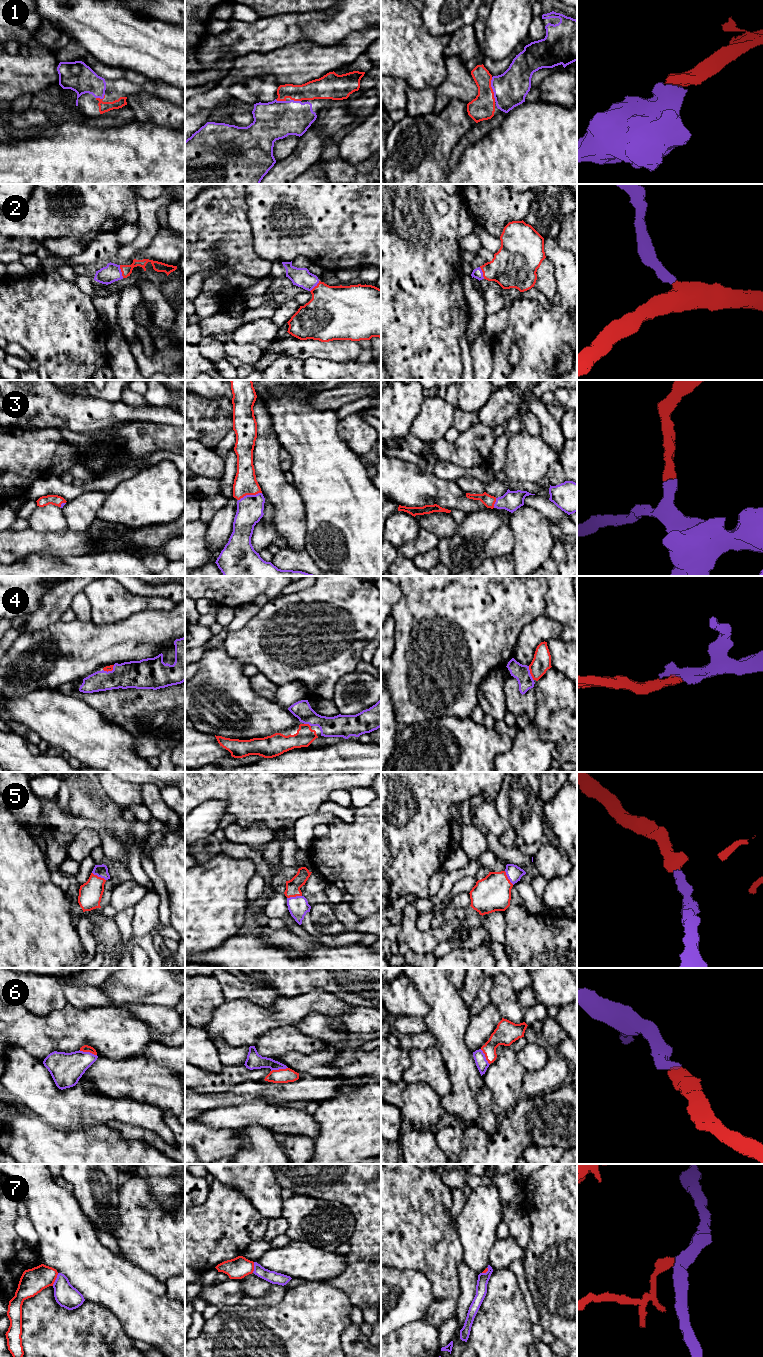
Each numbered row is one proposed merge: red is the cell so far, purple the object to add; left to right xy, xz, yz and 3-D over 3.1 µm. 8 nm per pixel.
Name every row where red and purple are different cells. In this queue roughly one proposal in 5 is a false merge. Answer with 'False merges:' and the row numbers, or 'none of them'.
False merges: 7

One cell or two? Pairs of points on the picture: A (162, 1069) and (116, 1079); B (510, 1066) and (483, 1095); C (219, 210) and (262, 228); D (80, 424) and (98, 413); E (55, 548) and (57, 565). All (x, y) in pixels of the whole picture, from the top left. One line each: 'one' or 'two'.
A: one
B: two
C: two
D: one
E: two

